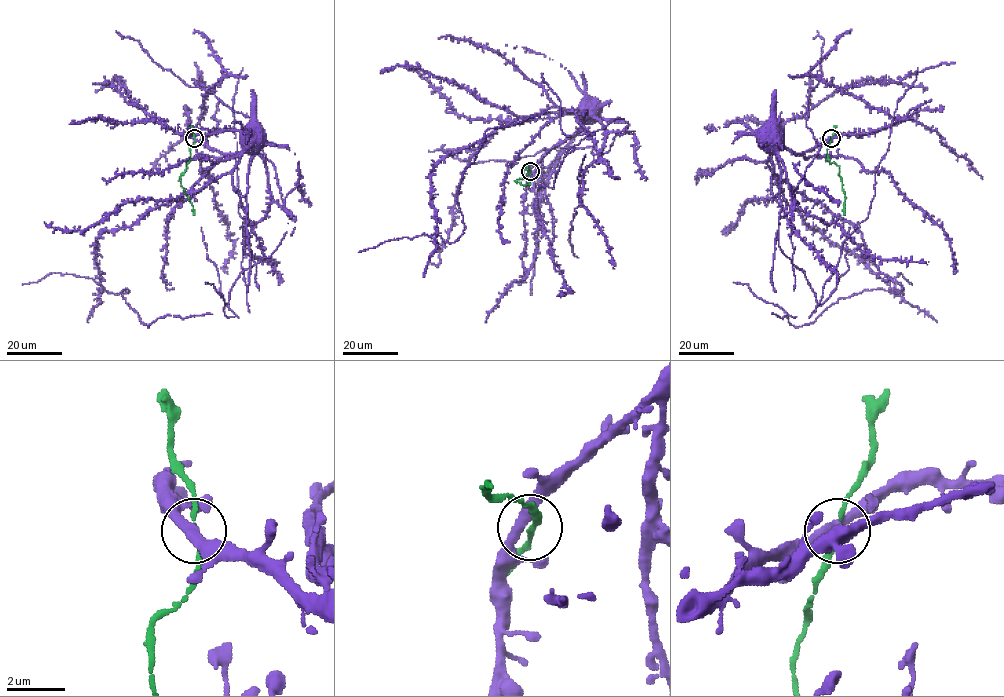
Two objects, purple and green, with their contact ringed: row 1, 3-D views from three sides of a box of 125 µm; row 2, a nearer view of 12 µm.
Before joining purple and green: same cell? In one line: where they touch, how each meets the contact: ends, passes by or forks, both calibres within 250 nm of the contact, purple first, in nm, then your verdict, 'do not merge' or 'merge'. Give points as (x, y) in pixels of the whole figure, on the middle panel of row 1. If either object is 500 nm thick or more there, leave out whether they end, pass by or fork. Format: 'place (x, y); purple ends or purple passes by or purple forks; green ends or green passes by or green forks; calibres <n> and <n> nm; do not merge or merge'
place (530, 171); purple passes by; green passes by; calibres 360 and 170 nm; merge

